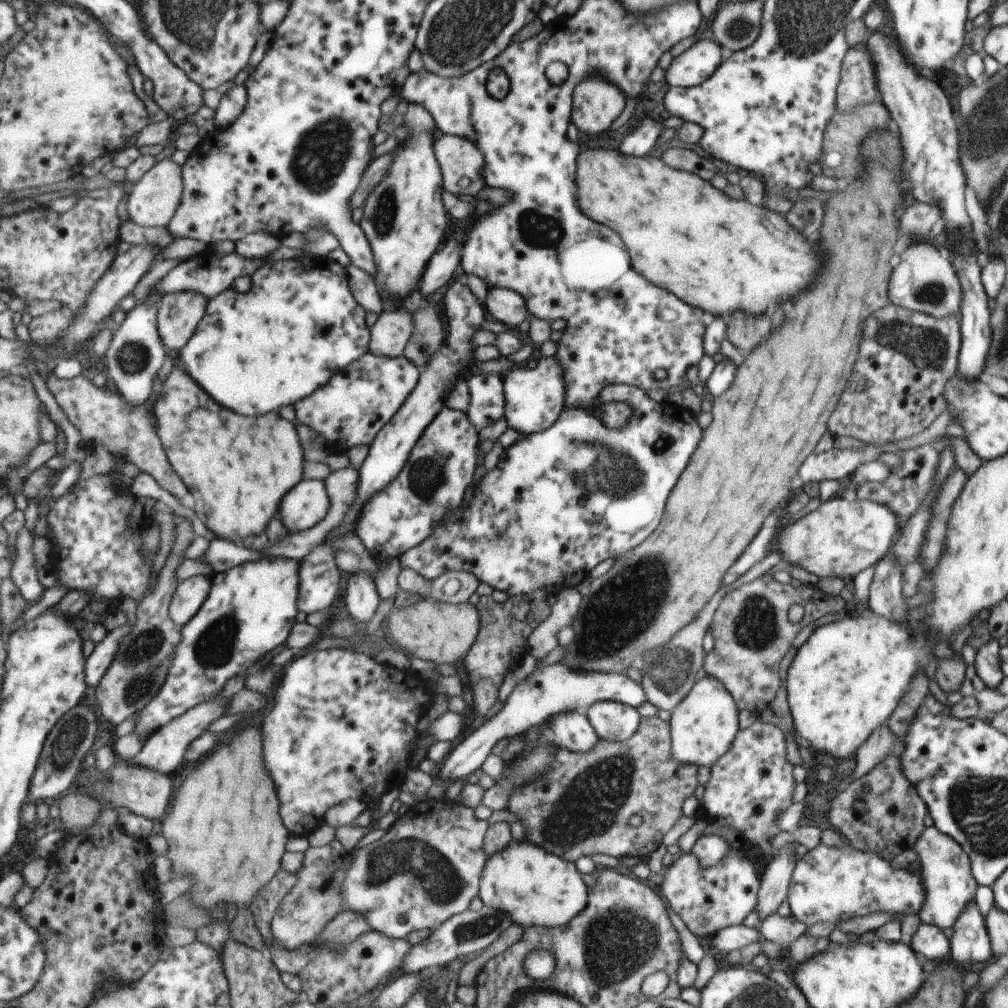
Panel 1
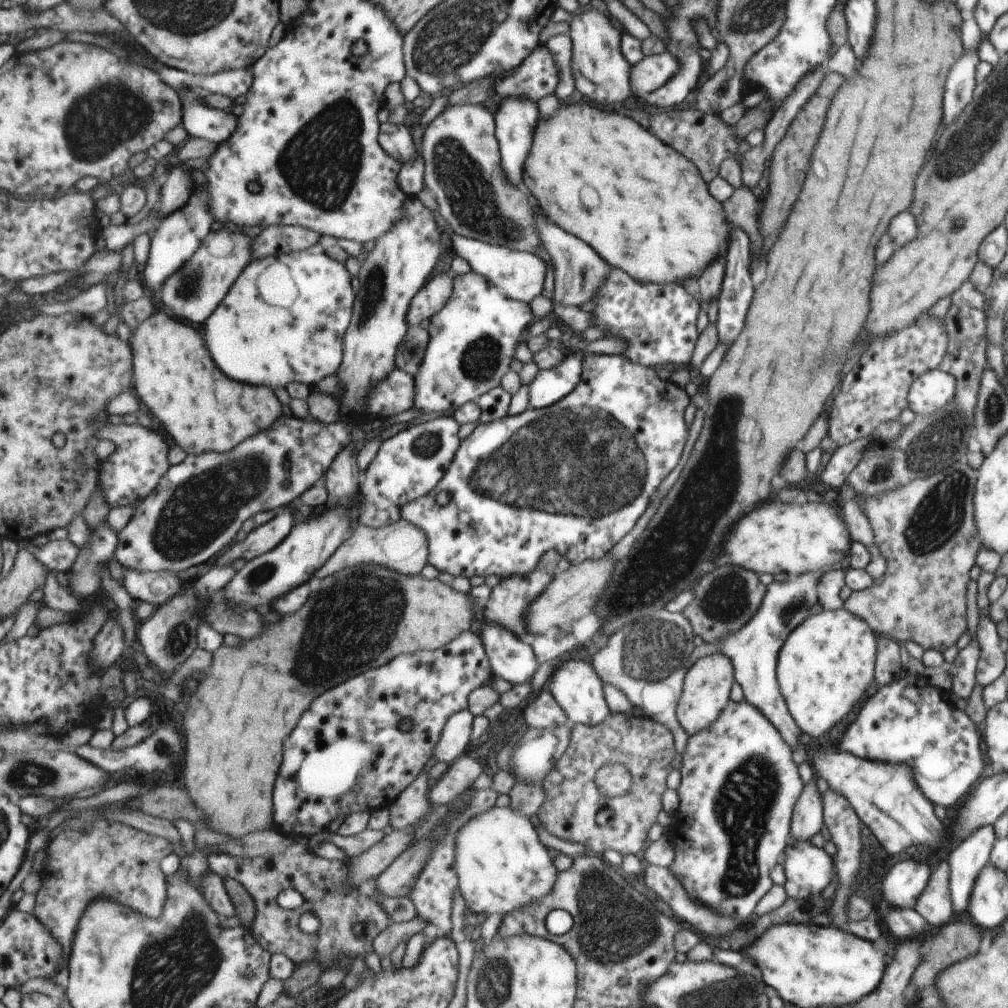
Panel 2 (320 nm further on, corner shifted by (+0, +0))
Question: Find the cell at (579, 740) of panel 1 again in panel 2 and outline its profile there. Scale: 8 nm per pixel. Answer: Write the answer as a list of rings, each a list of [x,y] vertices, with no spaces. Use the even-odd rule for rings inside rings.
[[[541,688],[536,698],[525,705],[522,715],[525,724],[535,729],[550,729],[569,723],[545,688]]]

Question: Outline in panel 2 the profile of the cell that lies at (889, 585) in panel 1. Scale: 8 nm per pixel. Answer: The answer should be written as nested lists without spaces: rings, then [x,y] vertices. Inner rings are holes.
[[[965,282],[950,294],[948,310],[942,318],[948,346],[936,368],[954,378],[955,396],[950,400],[948,410],[915,415],[897,437],[871,442],[845,480],[859,496],[876,495],[878,492],[906,485],[913,479],[932,475],[968,453],[966,442],[973,433],[978,384],[986,368],[986,316],[982,309],[984,297],[970,282]]]

